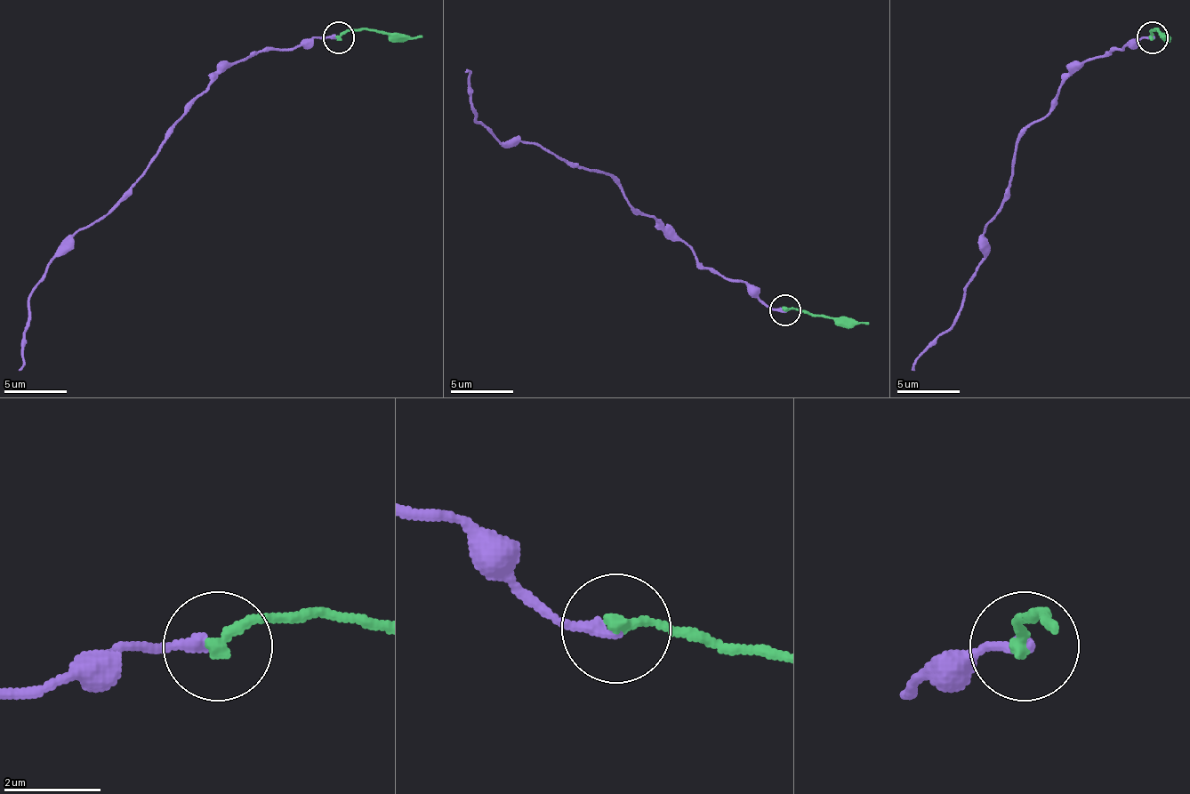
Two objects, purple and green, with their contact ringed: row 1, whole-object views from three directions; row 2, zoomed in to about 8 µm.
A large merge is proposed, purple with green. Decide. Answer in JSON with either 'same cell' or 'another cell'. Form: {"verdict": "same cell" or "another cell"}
{"verdict": "same cell"}

